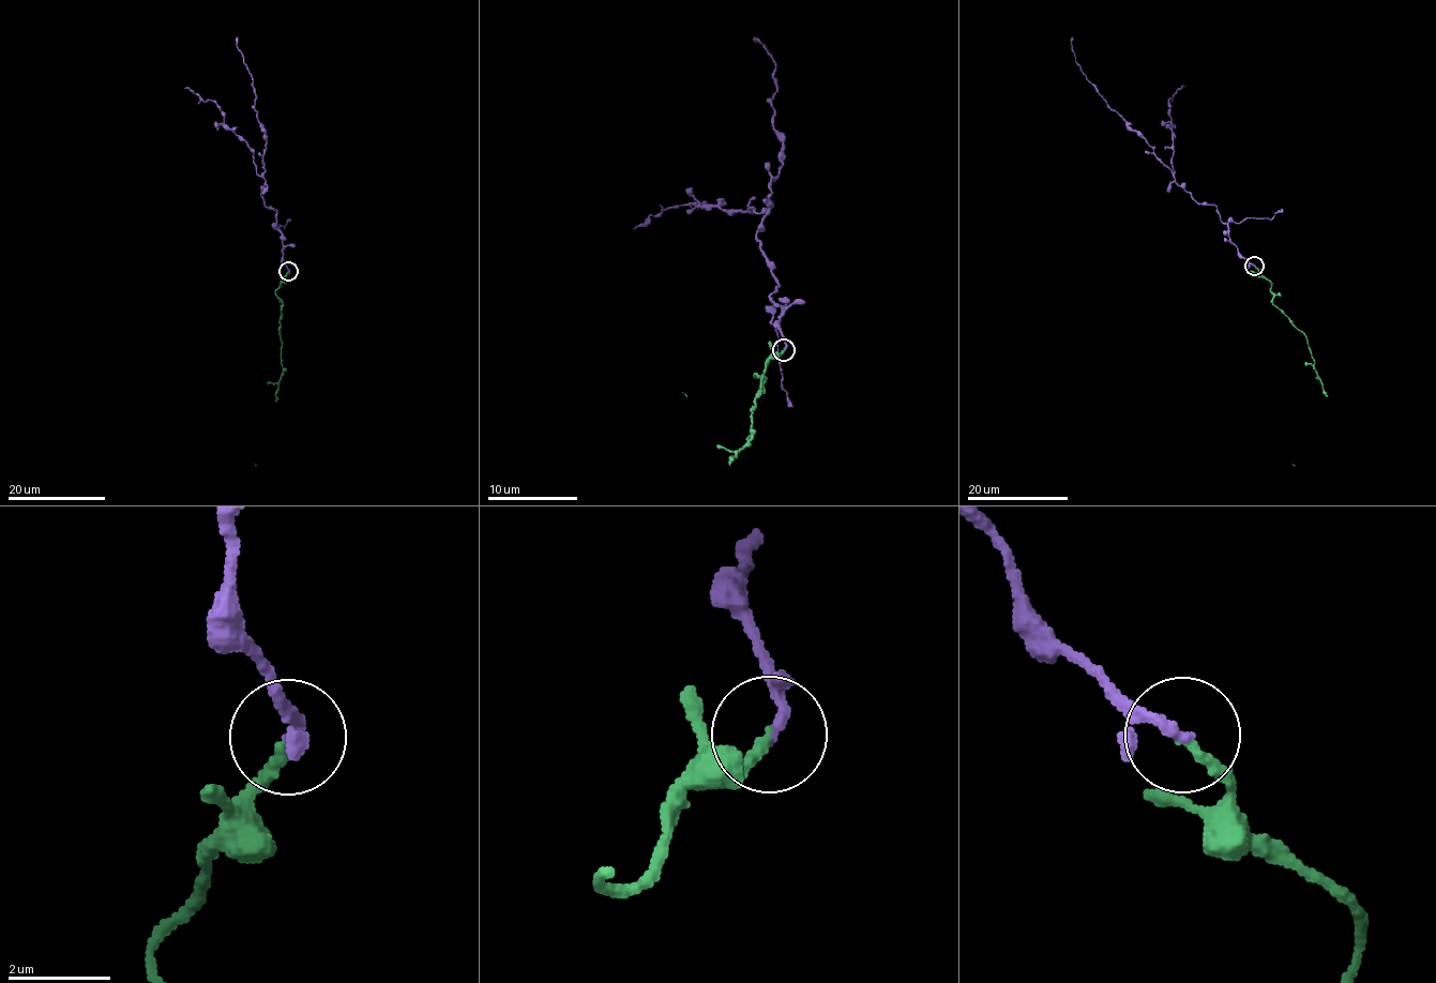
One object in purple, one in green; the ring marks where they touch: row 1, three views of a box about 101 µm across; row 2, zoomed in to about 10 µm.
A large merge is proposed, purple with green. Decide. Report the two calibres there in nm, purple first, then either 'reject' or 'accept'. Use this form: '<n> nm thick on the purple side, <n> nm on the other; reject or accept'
160 nm thick on the purple side, 200 nm on the other; accept

